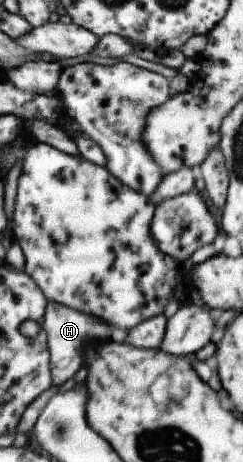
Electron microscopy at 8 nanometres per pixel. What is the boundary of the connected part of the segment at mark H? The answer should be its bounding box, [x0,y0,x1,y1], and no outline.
[43,303,113,388]

